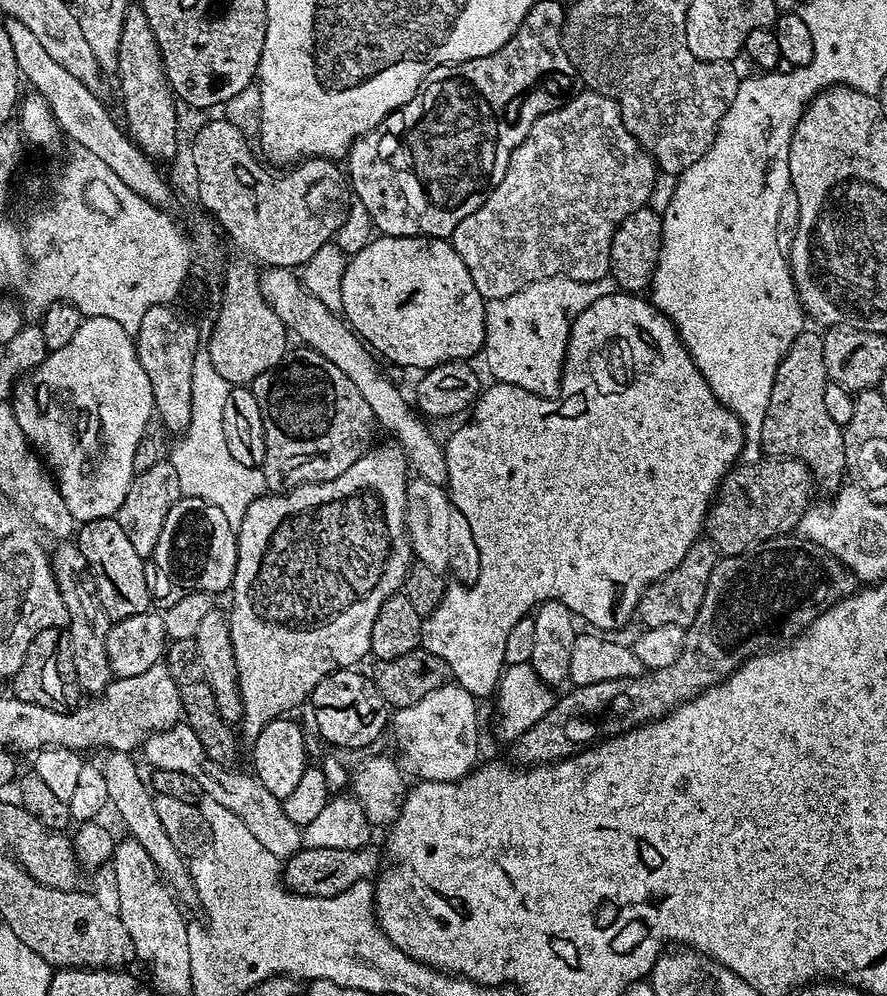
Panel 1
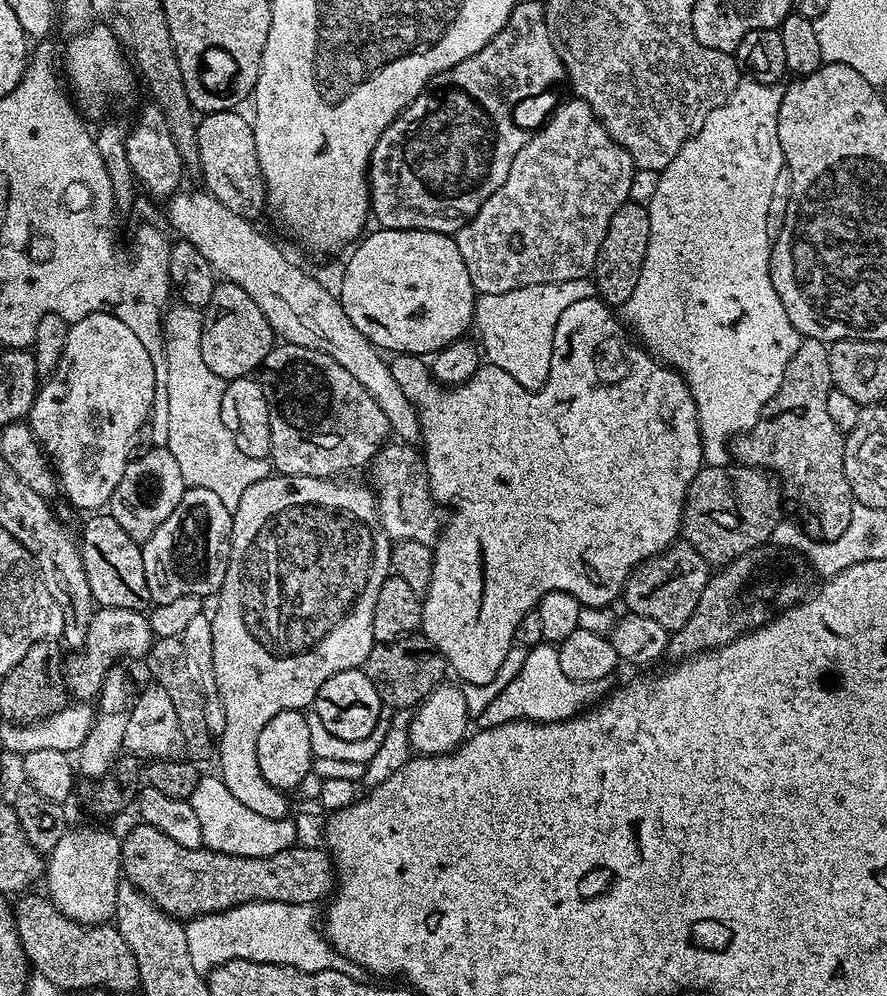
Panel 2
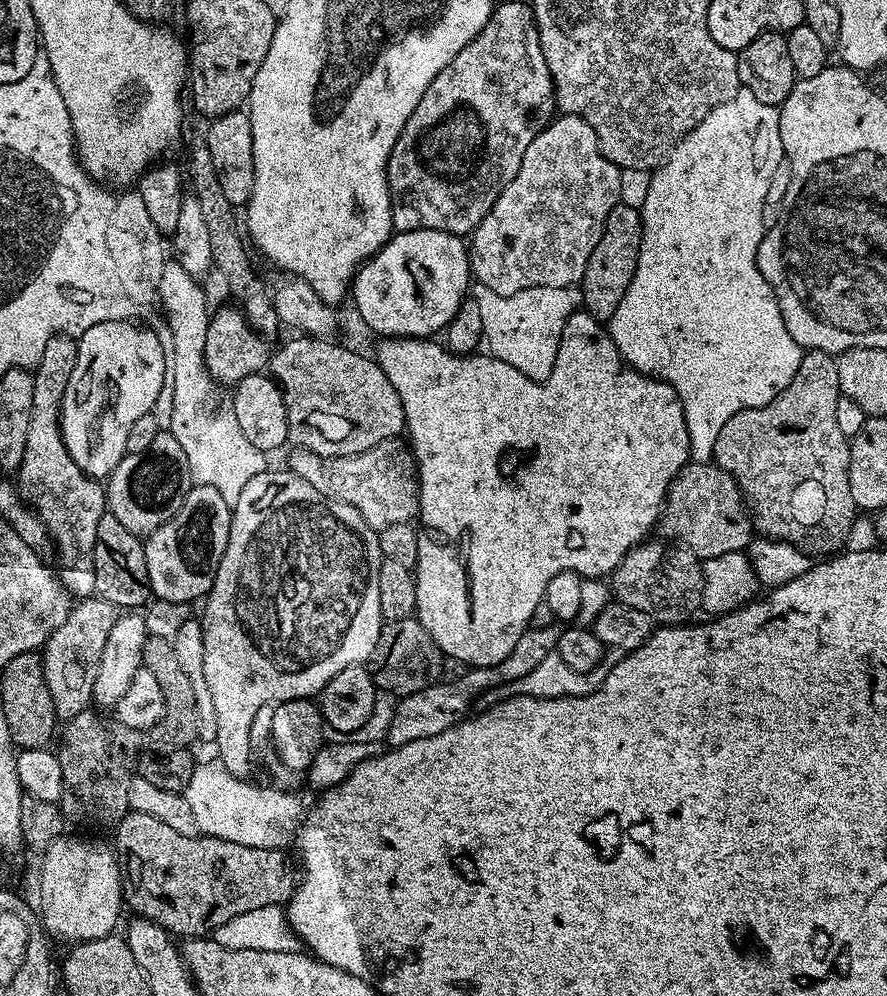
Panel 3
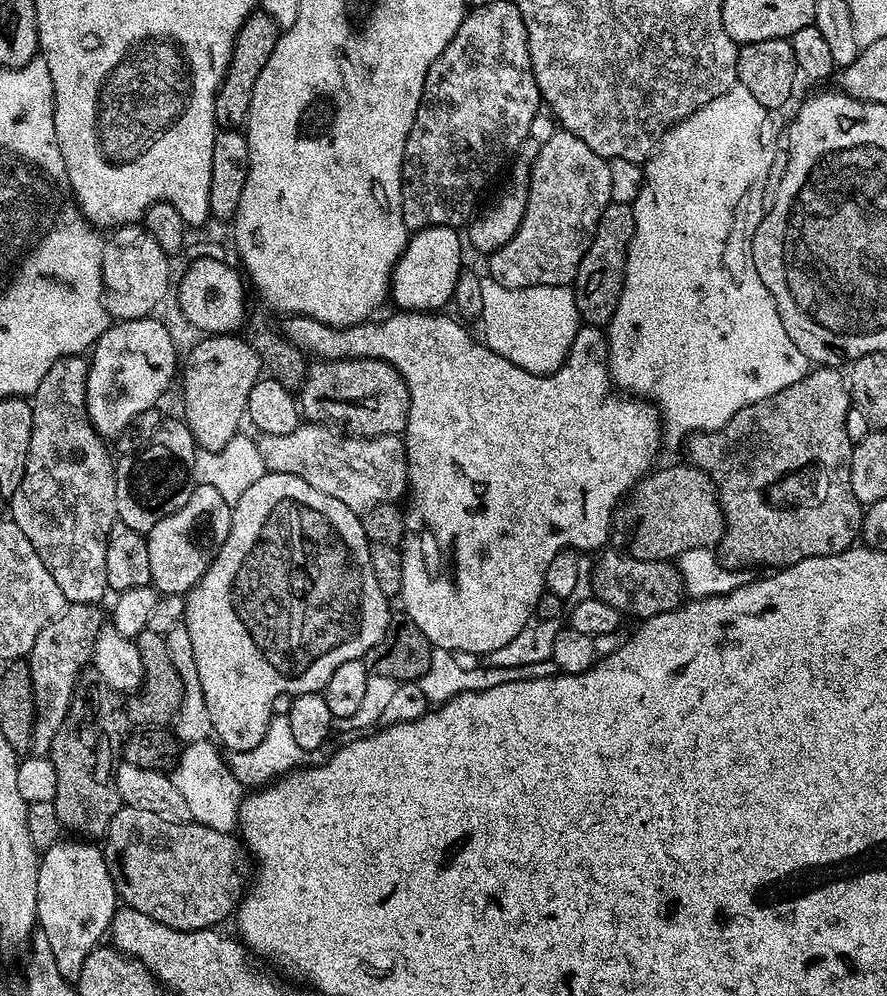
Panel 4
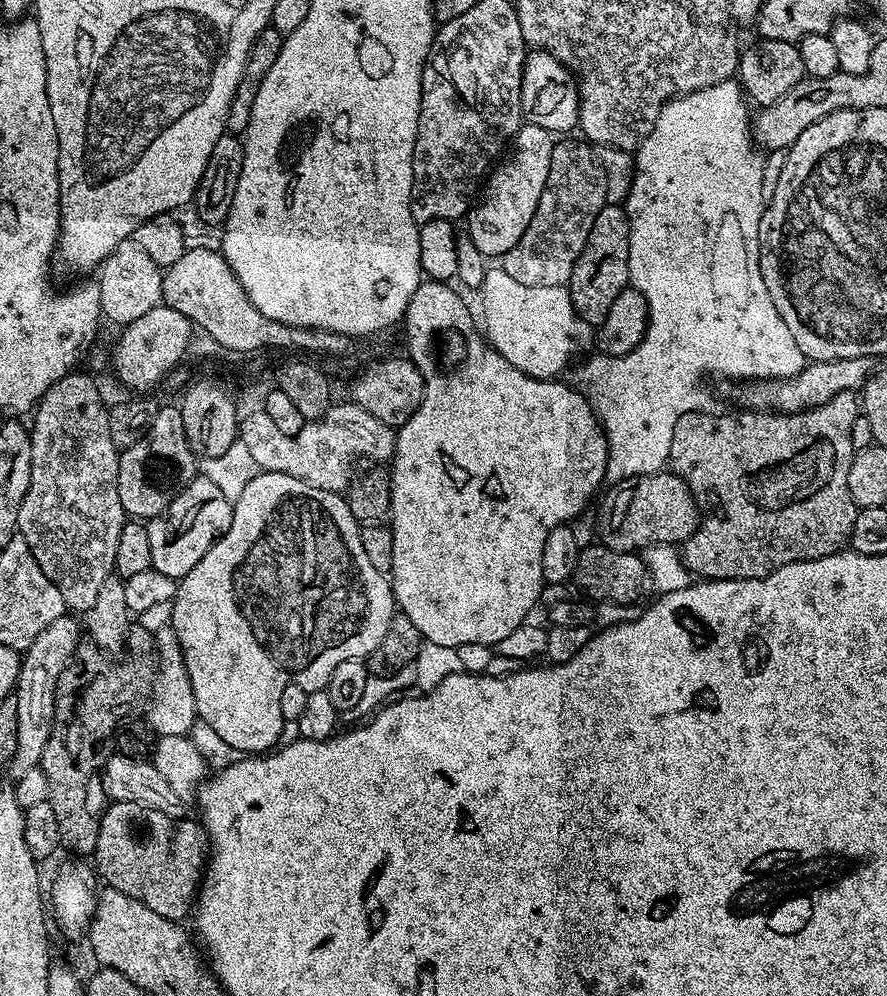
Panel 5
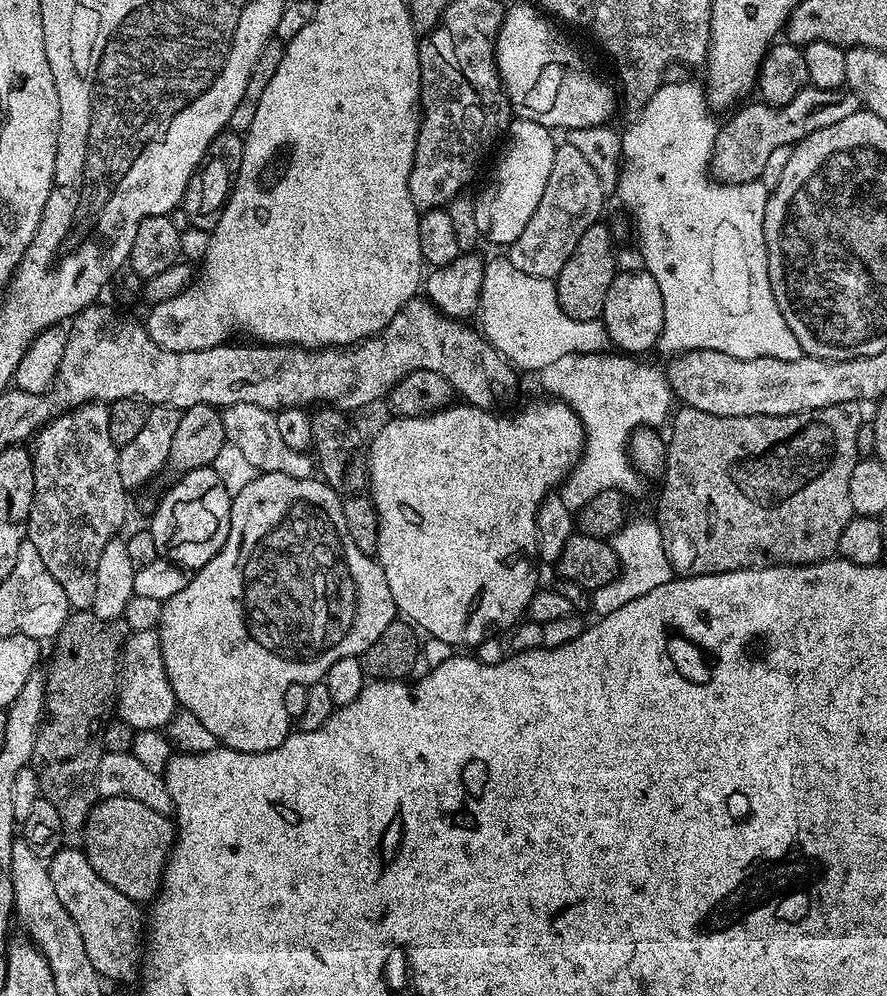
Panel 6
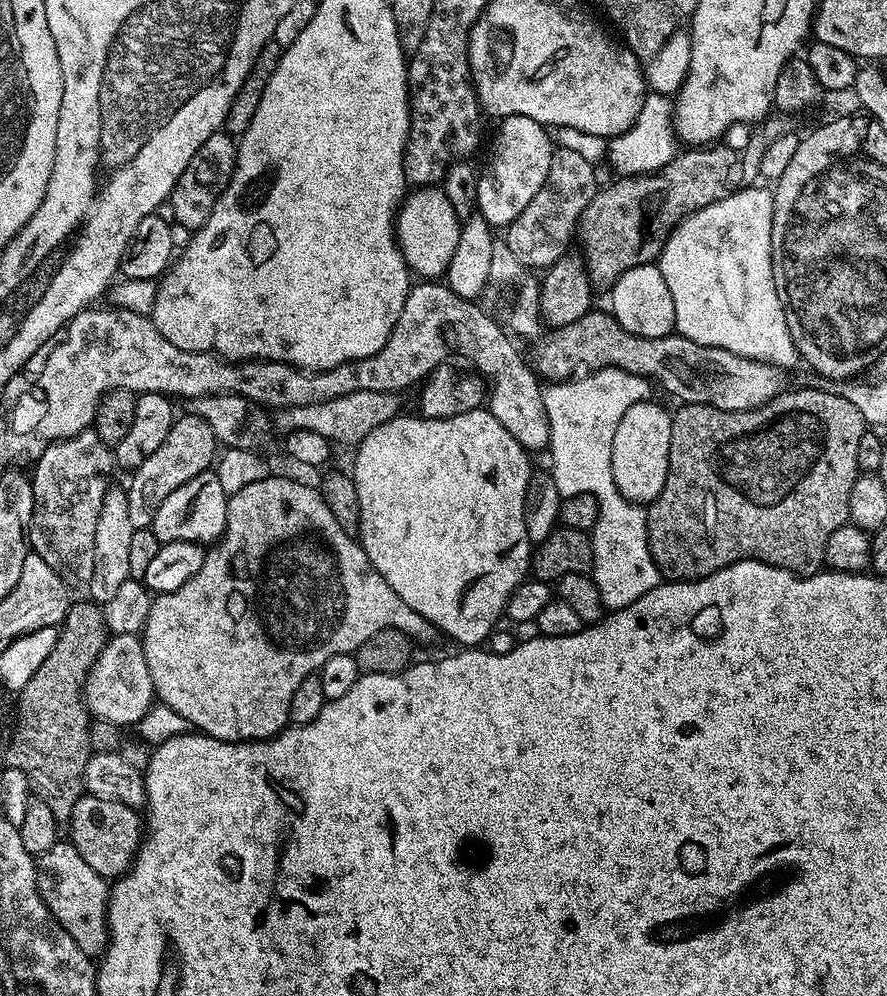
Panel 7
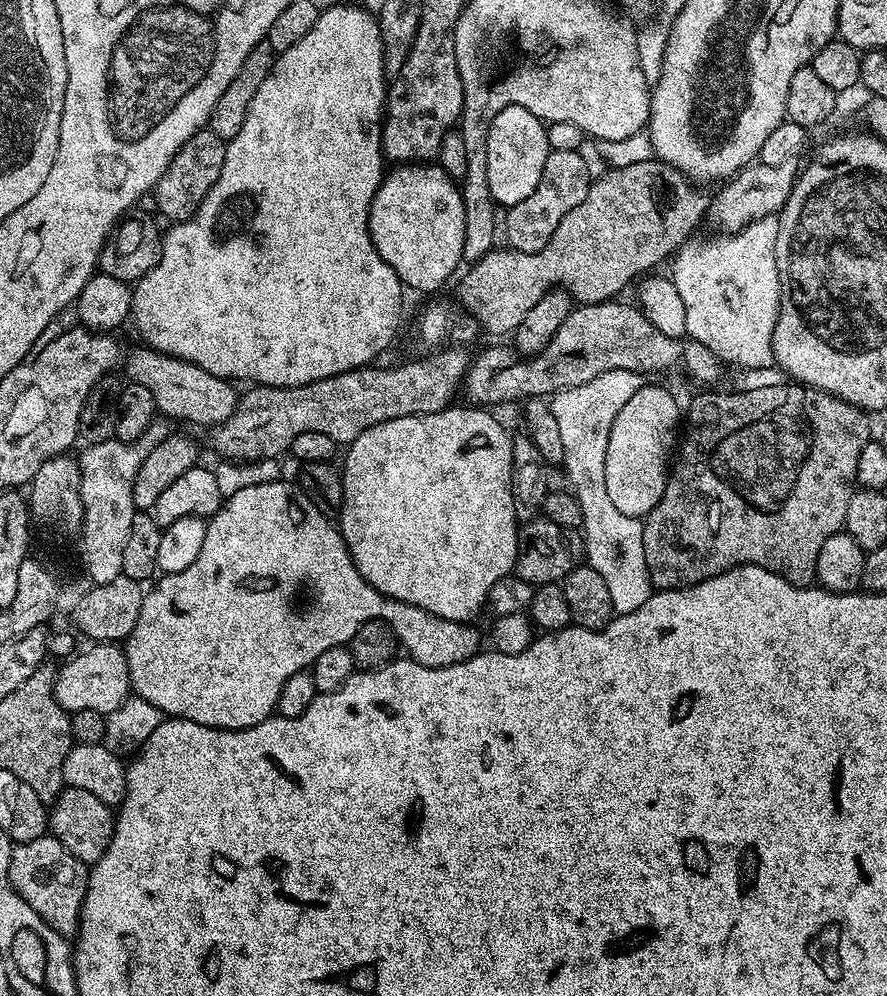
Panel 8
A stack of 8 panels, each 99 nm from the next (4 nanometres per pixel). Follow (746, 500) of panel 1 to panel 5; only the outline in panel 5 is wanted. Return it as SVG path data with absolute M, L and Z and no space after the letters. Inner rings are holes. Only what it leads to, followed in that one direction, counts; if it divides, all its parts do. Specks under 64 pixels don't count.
M671 470L635 476L629 480L617 480L609 488L612 489L603 493L604 501L596 512L596 532L600 535L597 537L605 548L640 554L644 549L654 548L657 544L680 546L696 533L696 528L700 525L702 513L696 506L696 500L690 494L684 479Z

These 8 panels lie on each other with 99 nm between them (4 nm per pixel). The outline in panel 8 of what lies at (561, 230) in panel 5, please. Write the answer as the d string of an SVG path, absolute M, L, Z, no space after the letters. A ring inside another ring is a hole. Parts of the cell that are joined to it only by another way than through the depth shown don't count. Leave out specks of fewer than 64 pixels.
M549 151L546 166L542 166L542 178L538 178L538 186L534 186L534 194L522 198L522 202L518 202L513 208L507 209L503 213L502 236L503 239L504 236L508 239L506 241L507 247L519 252L542 250L542 246L546 246L546 242L550 242L554 230L558 230L558 222L562 222L562 218L566 218L566 214L570 214L570 210L574 210L574 206L578 206L582 202L582 198L586 198L588 187L592 185L593 179L589 170L586 170L586 165L580 157L579 151Z

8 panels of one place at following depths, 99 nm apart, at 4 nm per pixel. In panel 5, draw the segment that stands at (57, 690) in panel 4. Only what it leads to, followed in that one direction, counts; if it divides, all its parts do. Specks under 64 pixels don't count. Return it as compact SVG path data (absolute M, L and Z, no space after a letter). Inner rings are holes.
M65 614L54 618L54 622L50 622L50 626L46 626L46 630L42 630L42 634L38 634L38 638L34 638L34 642L23 653L20 662L20 673L17 676L14 691L16 705L18 706L18 744L10 761L11 775L13 777L26 774L26 770L39 768L40 759L46 750L46 742L50 742L52 719L56 713L58 678L62 674L64 667L68 665L68 661L72 659L72 655L75 654L77 646L82 642L82 624L81 621L79 624L75 619L79 620L72 614Z

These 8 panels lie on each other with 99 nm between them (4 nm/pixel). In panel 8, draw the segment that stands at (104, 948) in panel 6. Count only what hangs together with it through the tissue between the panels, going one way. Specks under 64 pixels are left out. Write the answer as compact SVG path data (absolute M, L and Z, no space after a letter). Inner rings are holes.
M49 834L36 838L34 842L17 844L13 847L10 858L10 882L14 890L34 910L38 910L38 918L42 918L58 934L72 938L80 930L80 911L86 898L89 865L83 864L62 842Z

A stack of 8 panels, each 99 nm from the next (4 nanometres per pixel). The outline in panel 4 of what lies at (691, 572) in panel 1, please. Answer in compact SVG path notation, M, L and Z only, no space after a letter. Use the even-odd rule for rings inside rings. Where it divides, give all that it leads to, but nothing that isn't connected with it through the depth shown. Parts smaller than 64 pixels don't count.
M619 550L608 551L601 551L594 560L591 595L595 599L606 602L606 606L614 606L614 610L625 617L637 616L640 622L666 614L685 603L684 579L675 563L634 558Z

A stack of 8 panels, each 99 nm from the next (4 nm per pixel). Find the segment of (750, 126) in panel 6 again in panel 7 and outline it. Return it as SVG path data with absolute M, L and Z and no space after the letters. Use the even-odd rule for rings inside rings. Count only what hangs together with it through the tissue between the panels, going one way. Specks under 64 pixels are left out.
M765 119L755 129L757 132L749 138L748 145L741 152L736 148L727 148L724 142L715 146L696 146L691 150L684 150L688 152L681 151L676 159L659 172L649 172L646 176L616 178L608 188L599 189L590 206L586 206L578 229L578 244L581 244L579 247L582 249L584 263L593 285L597 289L611 289L615 280L626 274L626 270L659 261L660 251L668 241L668 235L691 212L702 210L722 198L730 198L744 188L753 187L761 179L760 167L766 148L786 132L786 126L782 121L772 119Z

